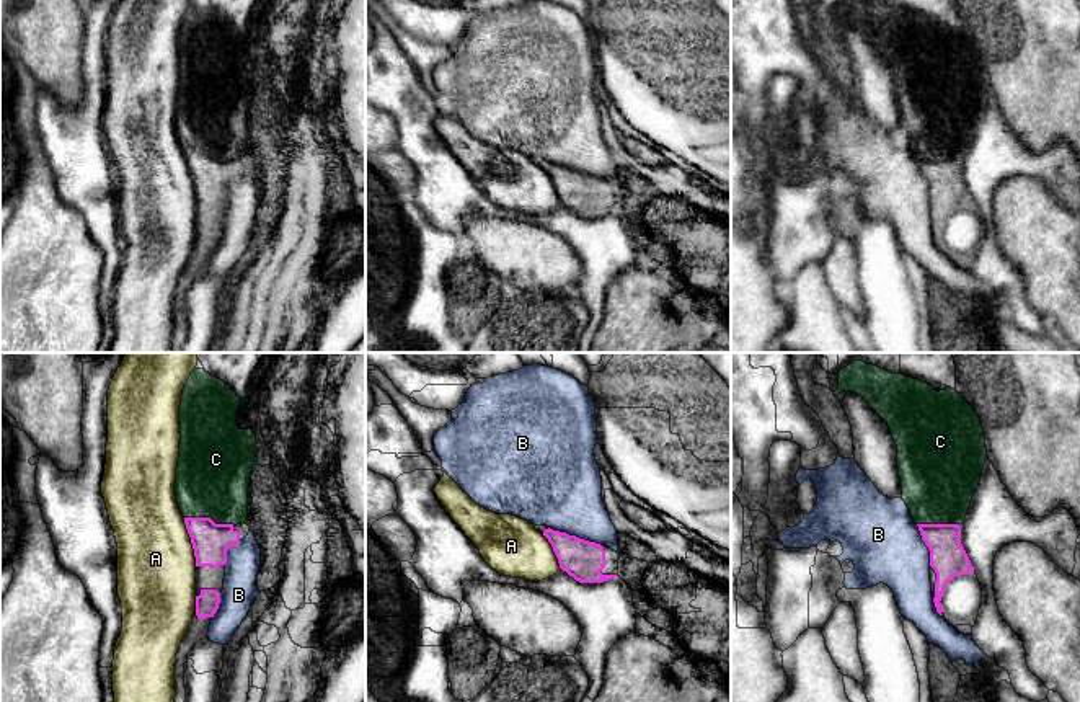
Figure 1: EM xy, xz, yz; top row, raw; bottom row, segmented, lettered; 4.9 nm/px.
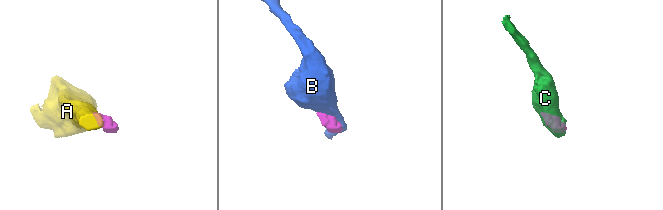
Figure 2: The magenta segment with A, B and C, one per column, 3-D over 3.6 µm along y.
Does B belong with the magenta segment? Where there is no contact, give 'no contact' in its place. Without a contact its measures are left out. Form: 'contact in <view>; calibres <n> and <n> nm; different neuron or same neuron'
contact in xz; calibres 200 and 400 nm; different neuron

